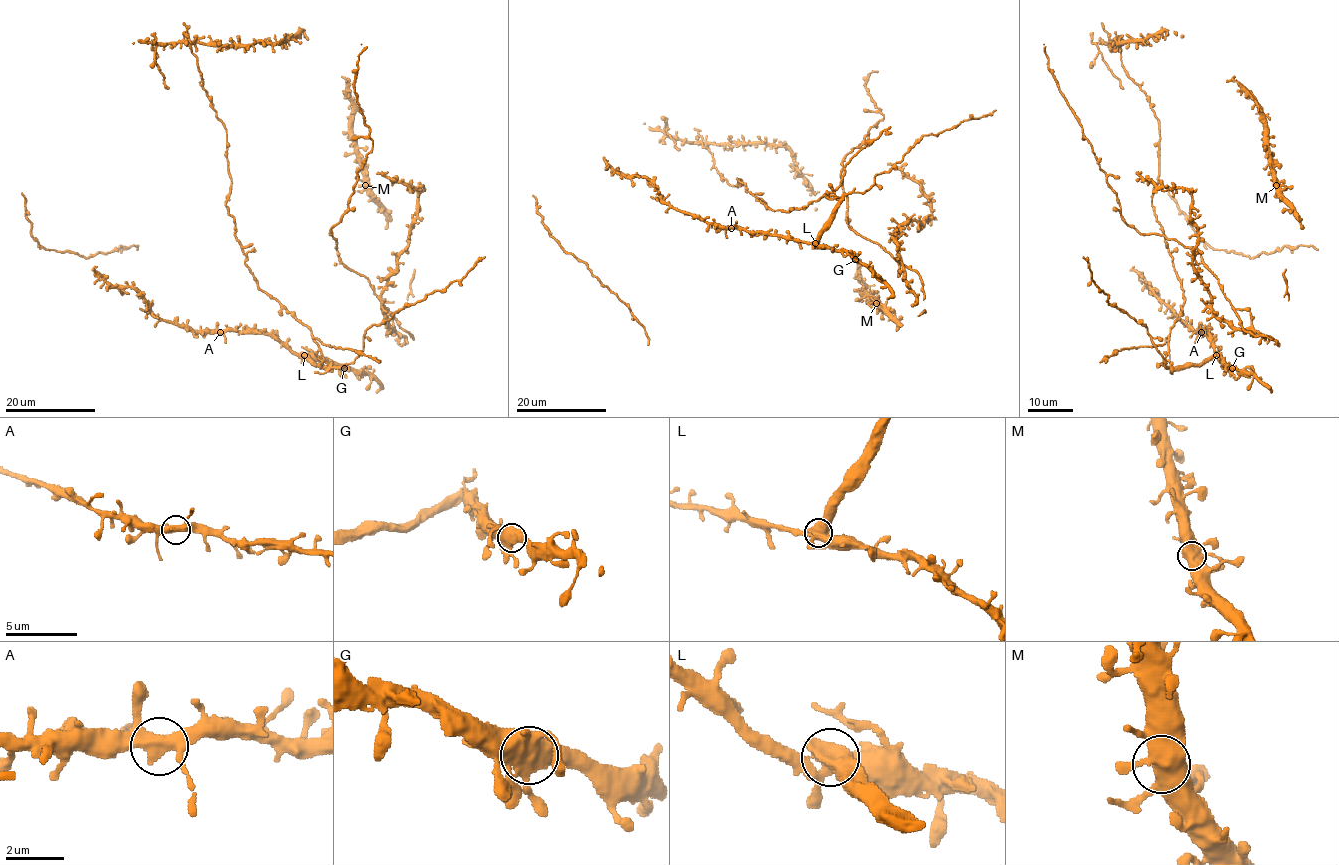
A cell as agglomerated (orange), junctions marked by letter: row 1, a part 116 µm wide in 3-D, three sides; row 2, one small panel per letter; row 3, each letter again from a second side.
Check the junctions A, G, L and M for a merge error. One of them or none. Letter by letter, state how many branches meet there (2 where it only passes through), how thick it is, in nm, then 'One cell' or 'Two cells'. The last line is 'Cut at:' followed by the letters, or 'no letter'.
A: Branches: 4. Thickness 400 nm. One cell
G: Branches: 4. Thickness 550 nm. One cell
L: Branches: 4. Thickness 600 nm. Two cells
M: Branches: 4. Thickness 460 nm. One cell
Cut at: L

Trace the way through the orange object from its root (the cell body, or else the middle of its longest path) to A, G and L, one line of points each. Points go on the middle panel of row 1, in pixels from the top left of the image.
A: (827, 224), (811, 243), (731, 228)
G: (827, 224), (819, 243), (846, 251), (855, 259)
L: (827, 224), (815, 243)

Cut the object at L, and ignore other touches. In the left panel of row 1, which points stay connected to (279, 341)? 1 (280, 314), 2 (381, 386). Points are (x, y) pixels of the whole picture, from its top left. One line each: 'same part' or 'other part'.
1: other part
2: same part

